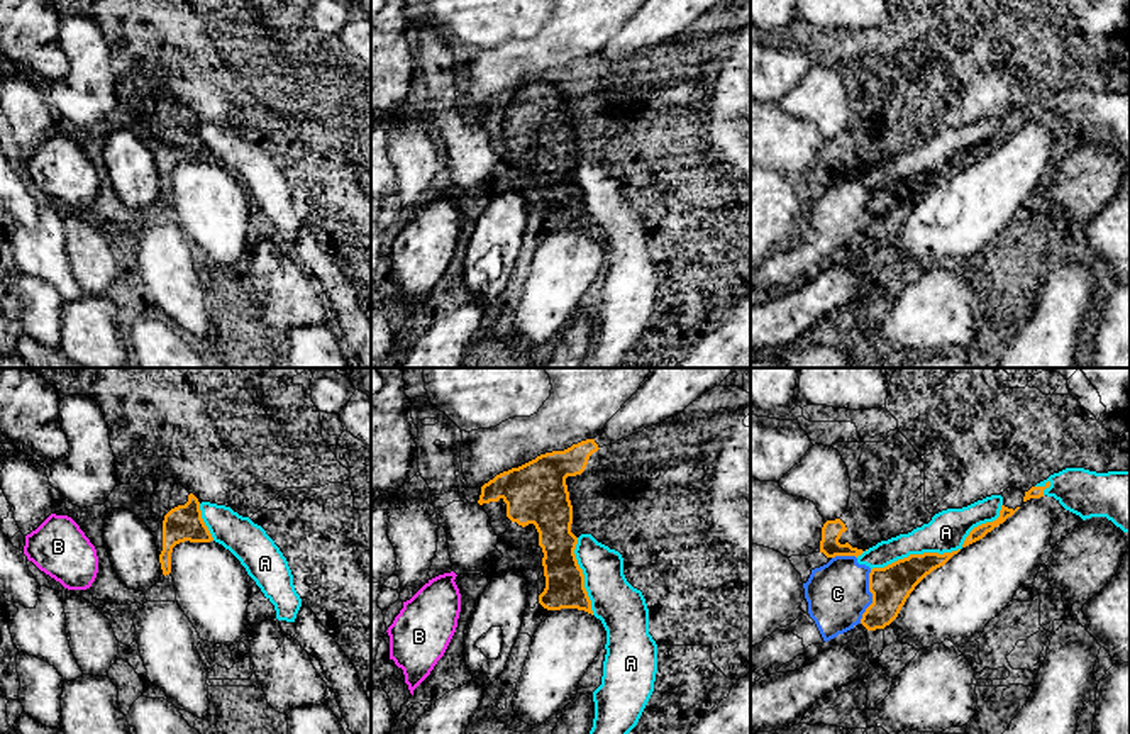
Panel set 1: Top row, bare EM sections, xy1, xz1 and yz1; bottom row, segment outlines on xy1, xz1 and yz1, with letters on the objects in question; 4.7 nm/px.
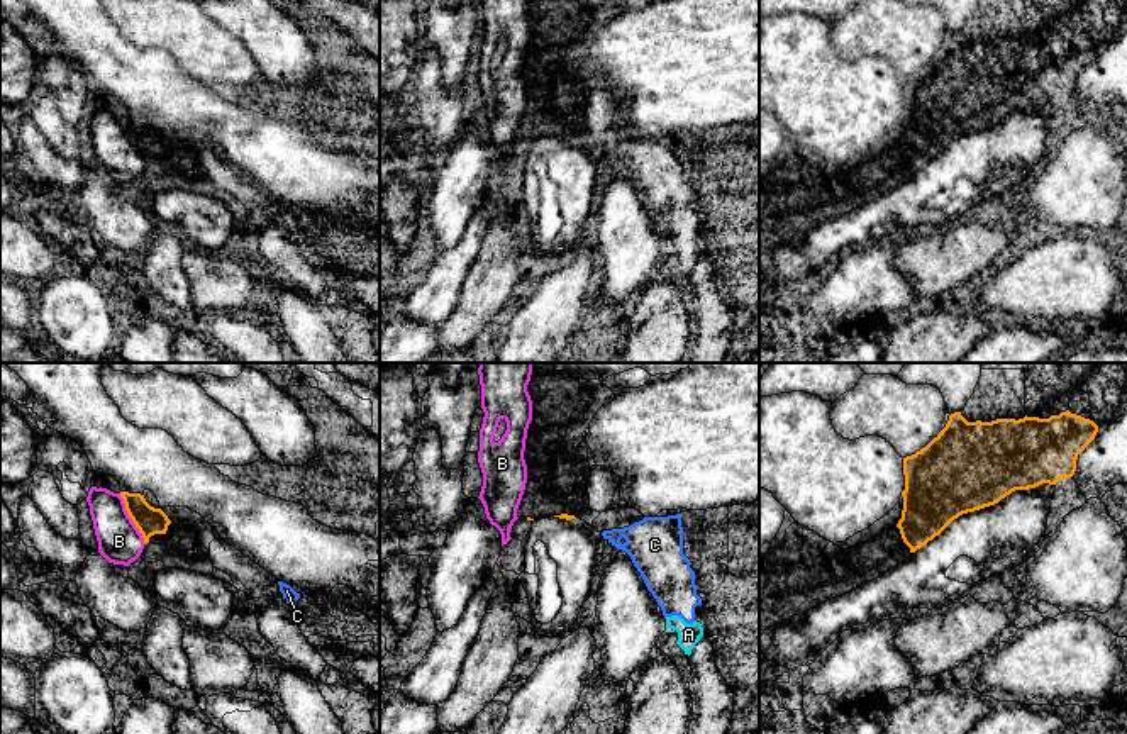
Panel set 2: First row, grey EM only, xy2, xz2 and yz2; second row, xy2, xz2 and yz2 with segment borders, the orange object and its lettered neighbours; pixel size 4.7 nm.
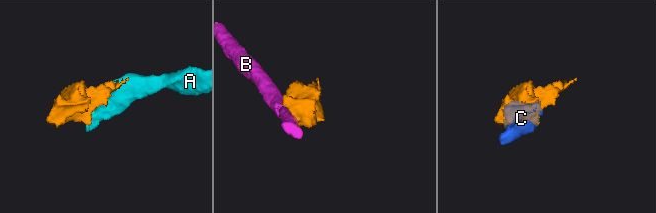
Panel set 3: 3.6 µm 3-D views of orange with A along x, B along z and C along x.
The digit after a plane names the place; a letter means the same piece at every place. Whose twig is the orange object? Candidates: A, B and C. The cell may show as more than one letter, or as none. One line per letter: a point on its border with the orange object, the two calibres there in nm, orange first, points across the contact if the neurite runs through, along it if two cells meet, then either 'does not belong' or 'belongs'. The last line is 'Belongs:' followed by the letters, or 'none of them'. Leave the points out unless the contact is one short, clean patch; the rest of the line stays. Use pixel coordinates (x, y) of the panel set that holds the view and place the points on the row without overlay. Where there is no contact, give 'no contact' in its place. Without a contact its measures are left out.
A: meets orange in yz1 at (944, 173); 160 nm thick on the orange side, 190 nm on the other; does not belong
B: meets orange in xy2 at (131, 138); 140 nm thick on the orange side, 200 nm on the other; does not belong
C: meets orange in yz1 at (873, 217); 190 nm thick on the orange side, 300 nm on the other; does not belong
Belongs: none of them

